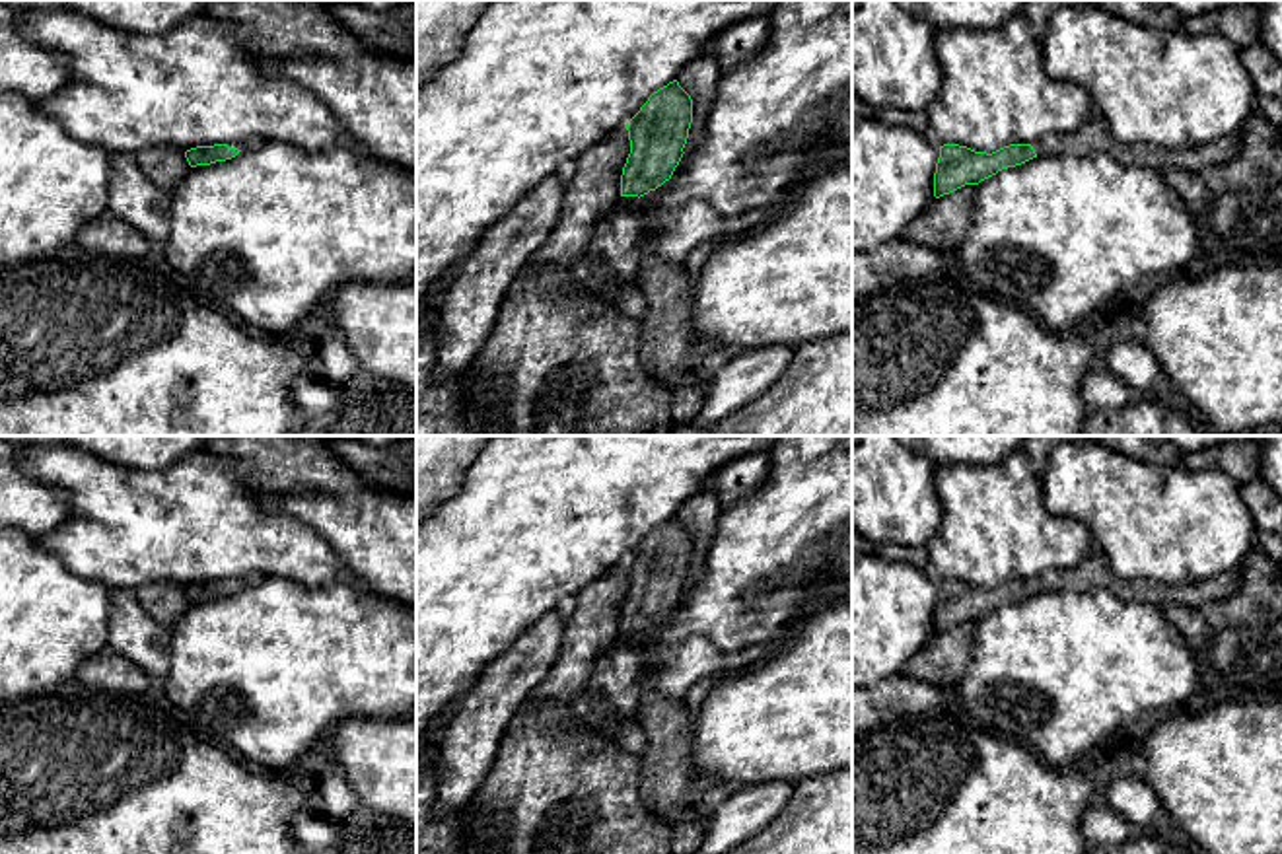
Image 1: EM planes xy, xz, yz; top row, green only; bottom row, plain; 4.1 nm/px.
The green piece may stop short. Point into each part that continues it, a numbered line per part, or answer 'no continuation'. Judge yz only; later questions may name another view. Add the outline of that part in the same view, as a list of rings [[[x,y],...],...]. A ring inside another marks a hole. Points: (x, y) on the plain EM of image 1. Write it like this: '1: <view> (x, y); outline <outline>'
1: yz (1094, 570); outline [[[1093,545],[1089,552],[1072,568],[1054,568],[1031,578],[1037,591],[1049,589],[1109,589],[1111,593],[1157,607],[1185,605],[1200,609],[1204,603],[1231,595],[1241,584],[1241,570],[1231,568],[1212,580],[1189,584],[1161,584],[1152,580],[1126,580],[1113,572],[1107,554]]]

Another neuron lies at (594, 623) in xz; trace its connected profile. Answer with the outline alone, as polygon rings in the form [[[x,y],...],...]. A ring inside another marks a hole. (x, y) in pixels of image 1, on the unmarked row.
[[[623,562],[576,593],[562,650],[527,702],[570,704],[582,694],[595,661],[619,638],[628,589],[628,566]]]

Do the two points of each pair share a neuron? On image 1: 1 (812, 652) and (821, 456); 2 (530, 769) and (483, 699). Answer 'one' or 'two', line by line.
1: two
2: two

